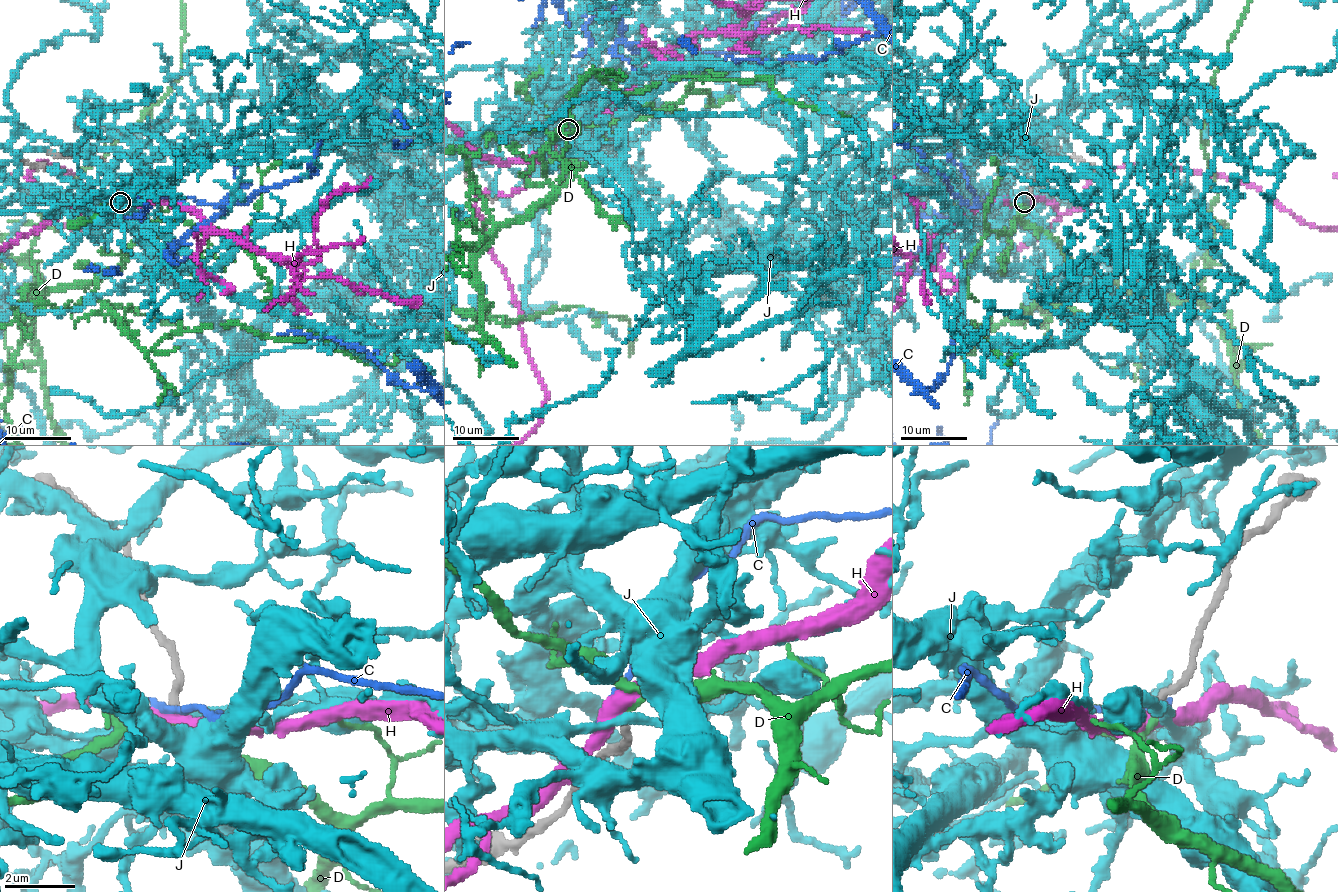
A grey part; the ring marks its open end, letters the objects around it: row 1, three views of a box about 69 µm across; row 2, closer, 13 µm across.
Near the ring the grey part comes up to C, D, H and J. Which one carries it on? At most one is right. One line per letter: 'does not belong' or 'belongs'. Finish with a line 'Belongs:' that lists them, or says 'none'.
C: does not belong
D: belongs
H: does not belong
J: does not belong
Belongs: D

